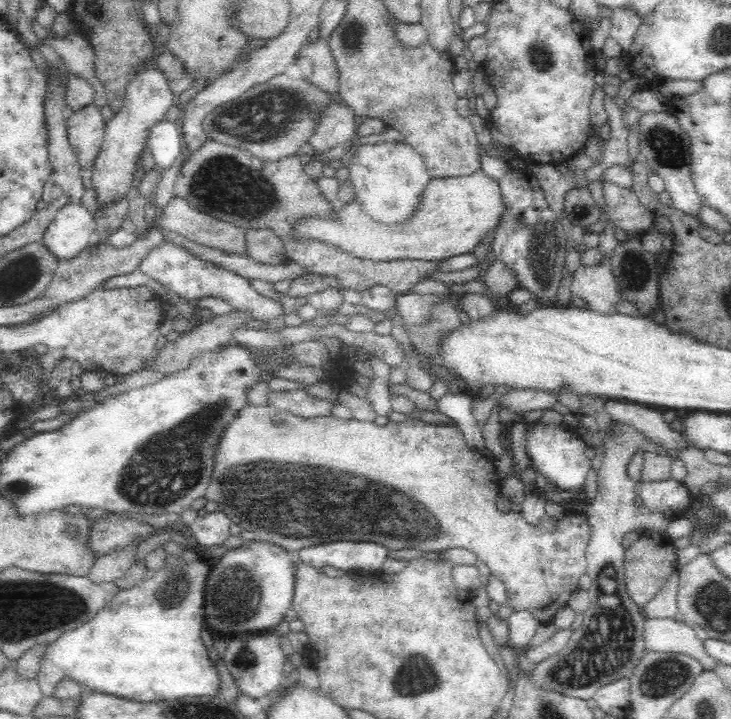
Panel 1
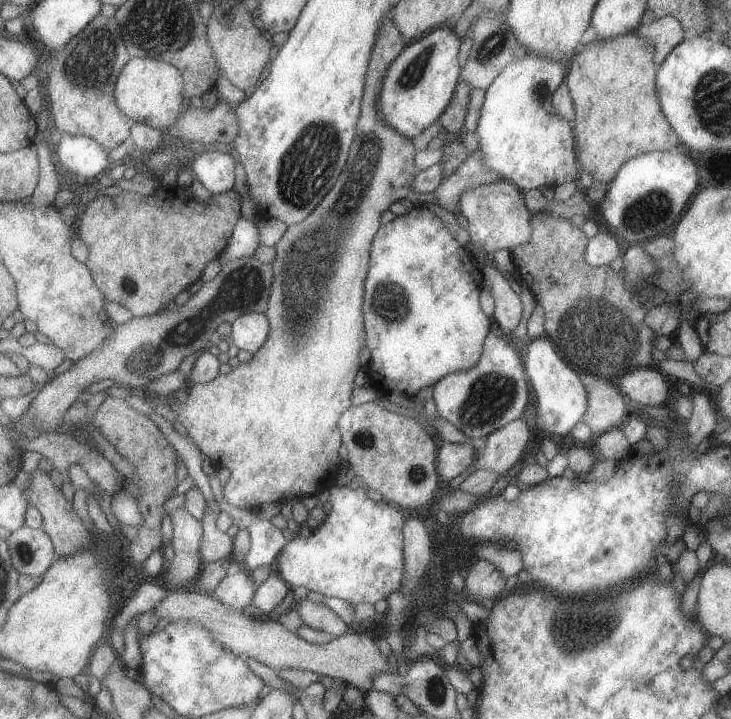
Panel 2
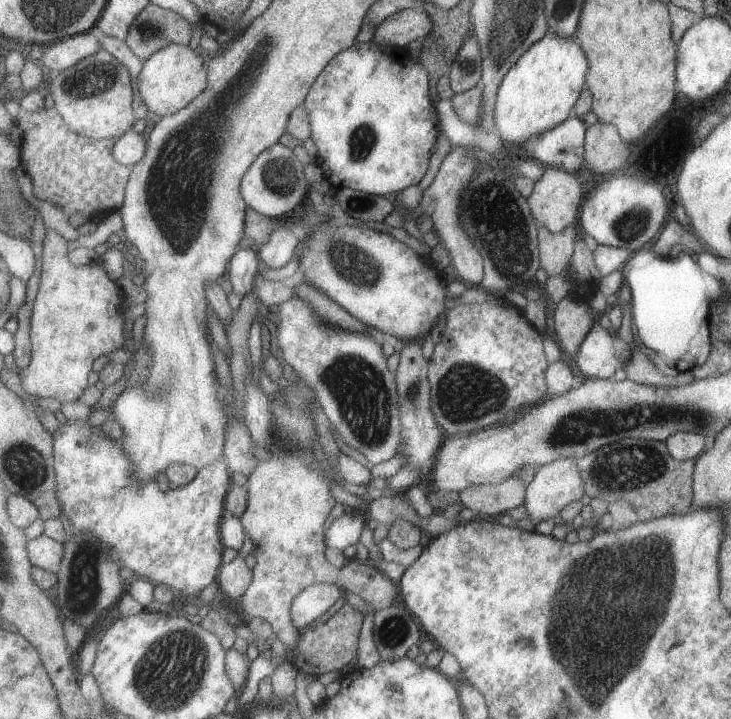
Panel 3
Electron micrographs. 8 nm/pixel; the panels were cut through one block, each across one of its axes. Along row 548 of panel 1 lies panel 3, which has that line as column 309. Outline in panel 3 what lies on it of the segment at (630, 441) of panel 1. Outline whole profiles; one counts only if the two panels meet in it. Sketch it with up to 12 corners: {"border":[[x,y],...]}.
{"border":[[339,584],[306,588],[293,604],[298,628],[322,618],[342,598]]}

